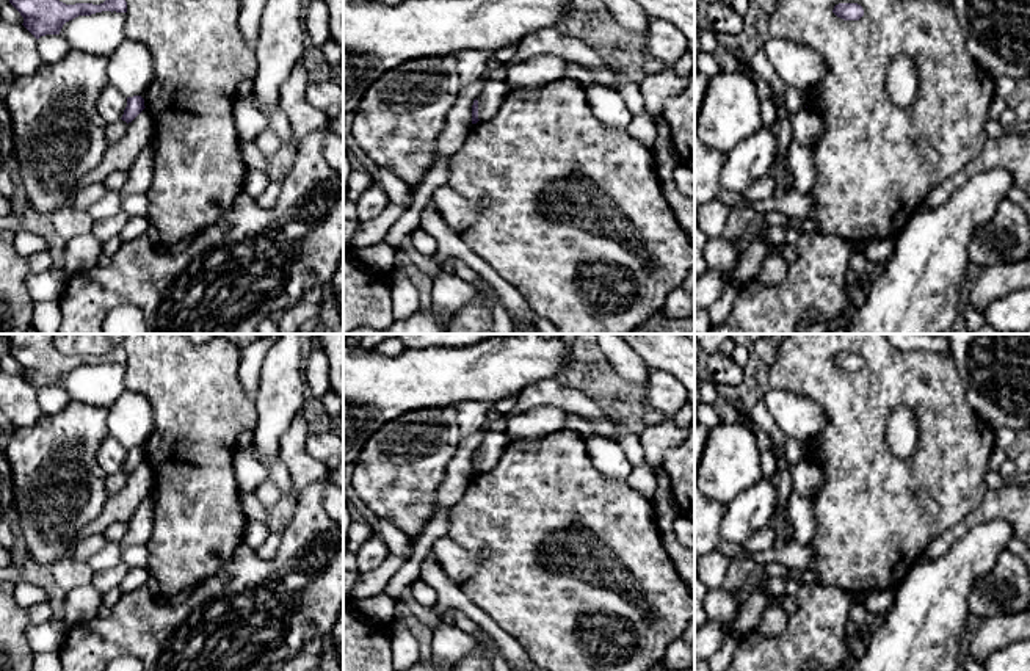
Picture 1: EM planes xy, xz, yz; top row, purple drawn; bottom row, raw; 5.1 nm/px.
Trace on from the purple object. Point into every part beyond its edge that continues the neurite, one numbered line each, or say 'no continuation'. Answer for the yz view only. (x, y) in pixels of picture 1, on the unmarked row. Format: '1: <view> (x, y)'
no continuation

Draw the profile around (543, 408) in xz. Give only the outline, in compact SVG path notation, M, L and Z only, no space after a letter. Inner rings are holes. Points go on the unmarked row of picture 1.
M555 378L527 384L516 406L505 415L511 441L533 441L566 428L566 419L578 414L593 423L594 436L618 442L615 426L604 419L597 401L585 392L560 384Z

